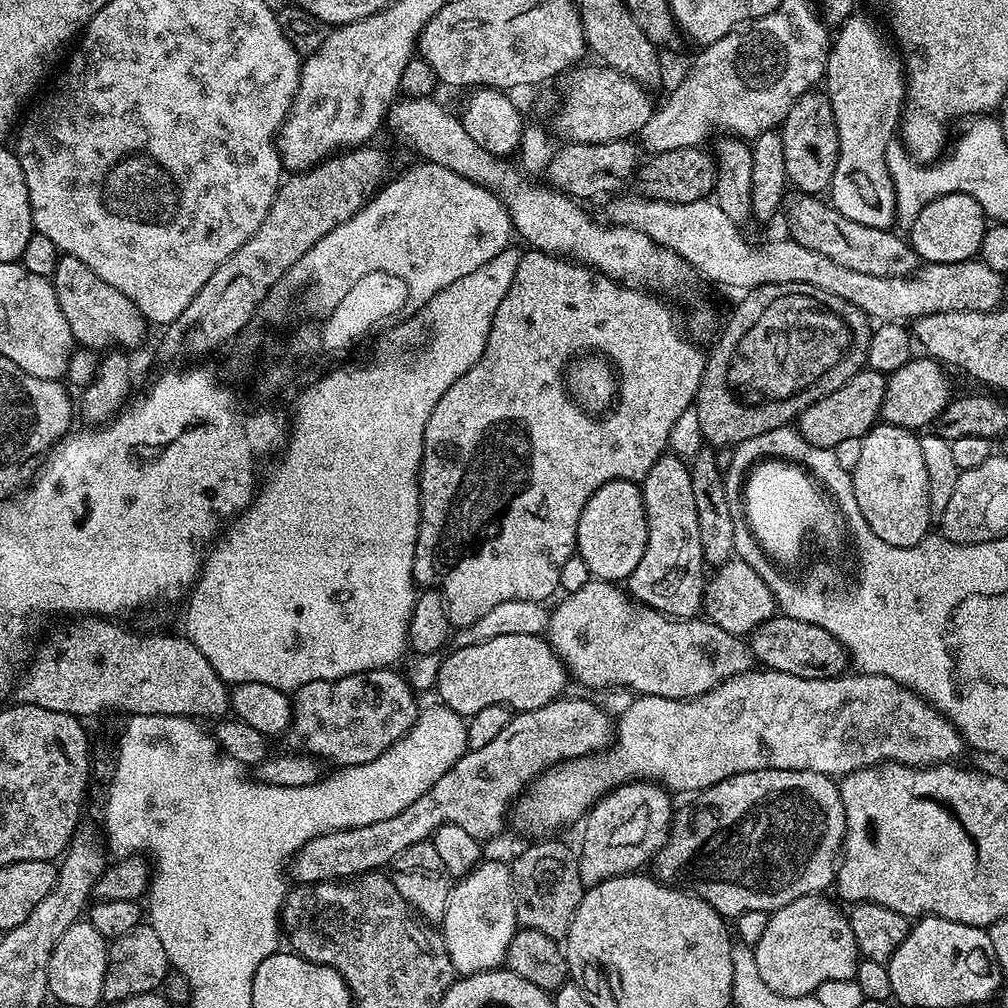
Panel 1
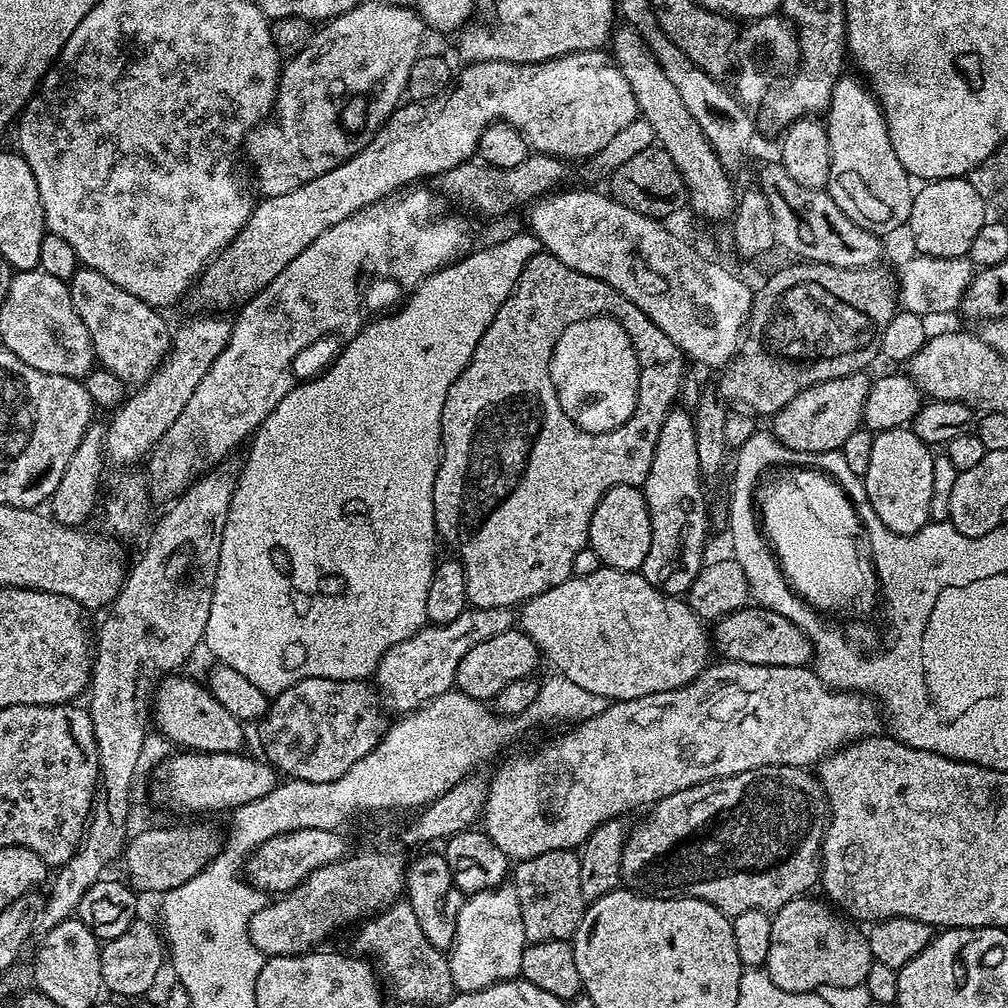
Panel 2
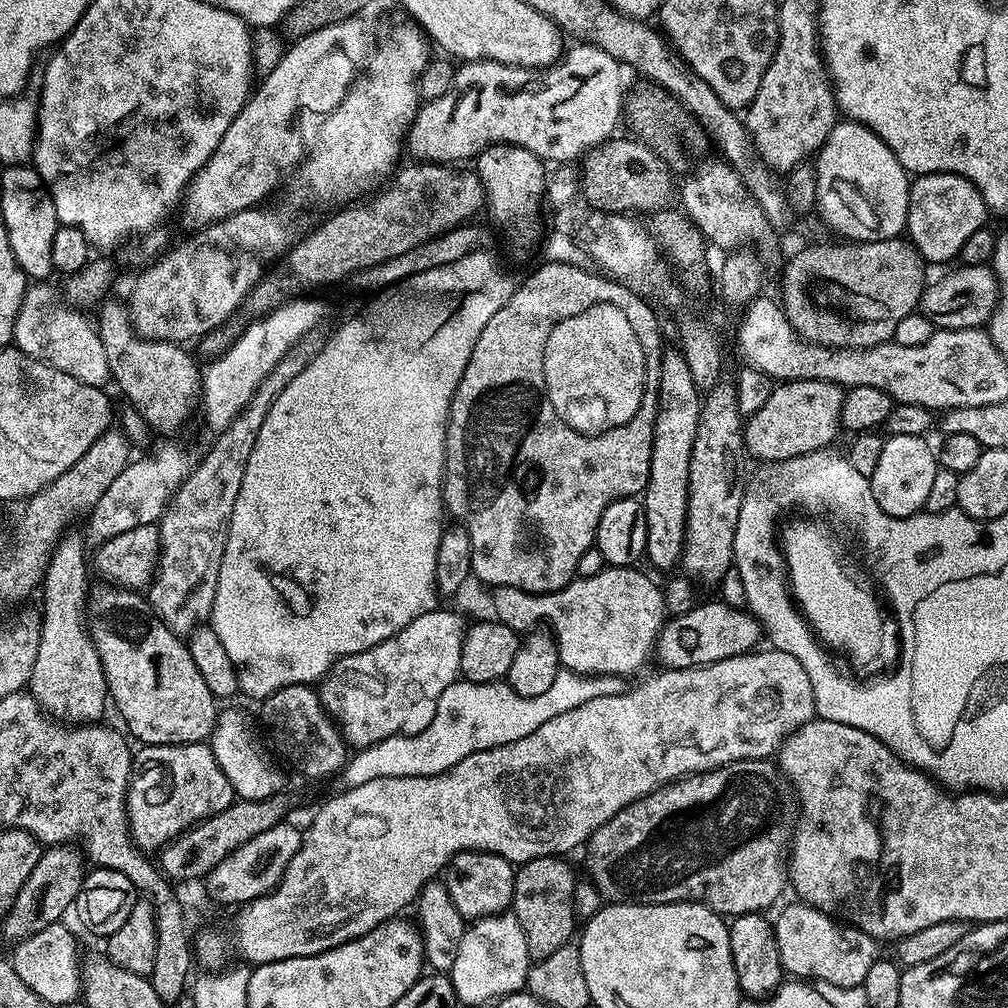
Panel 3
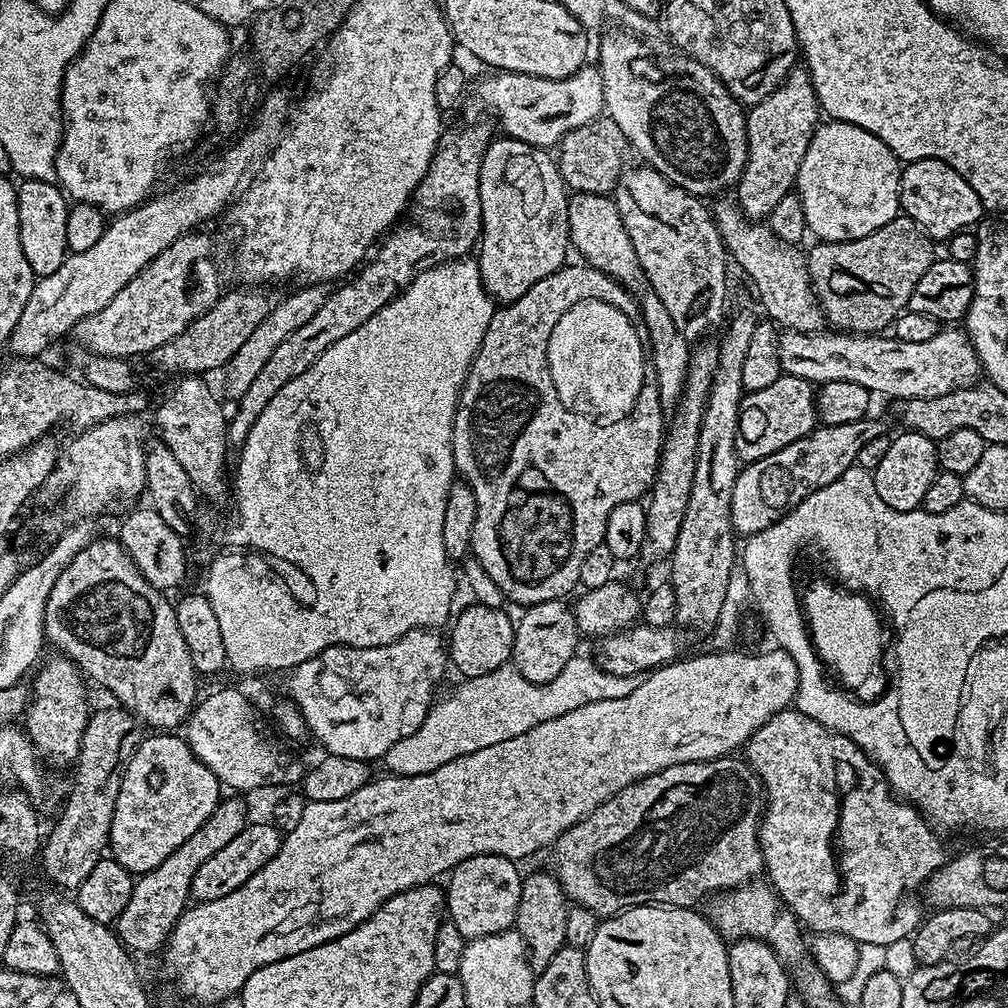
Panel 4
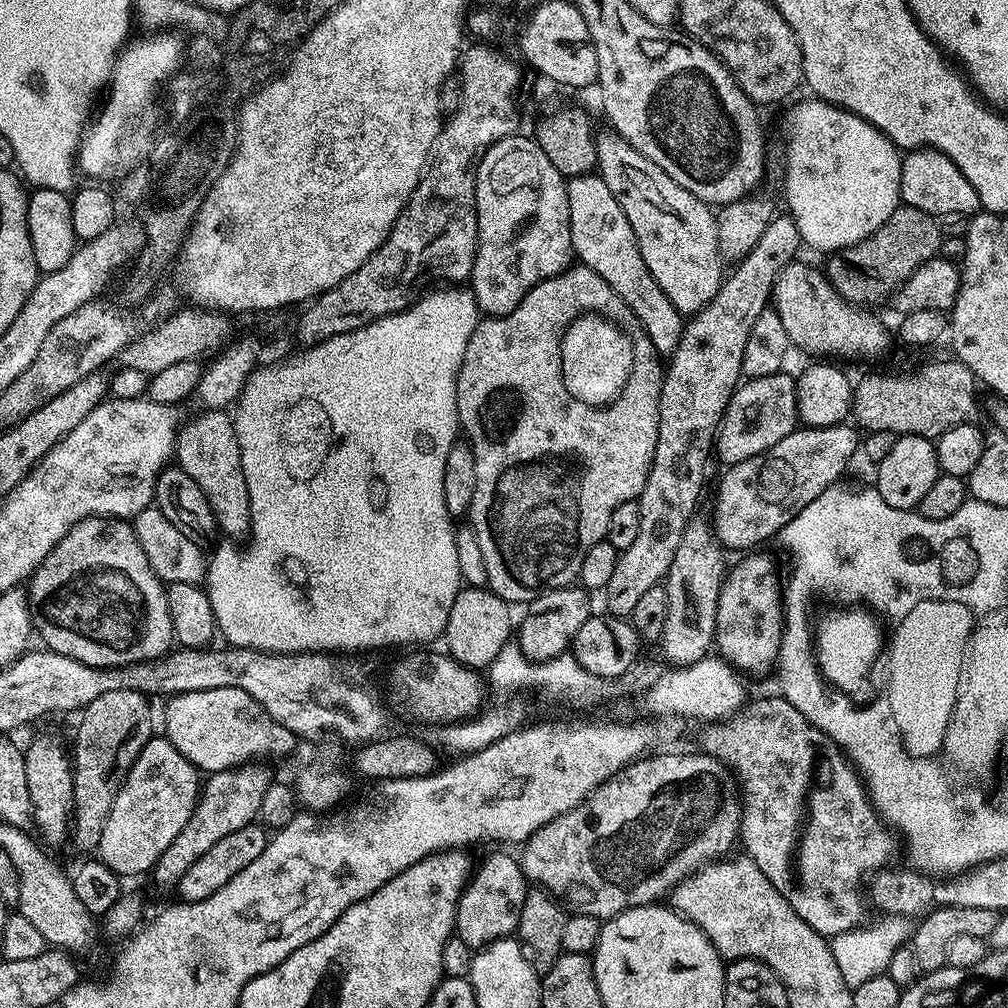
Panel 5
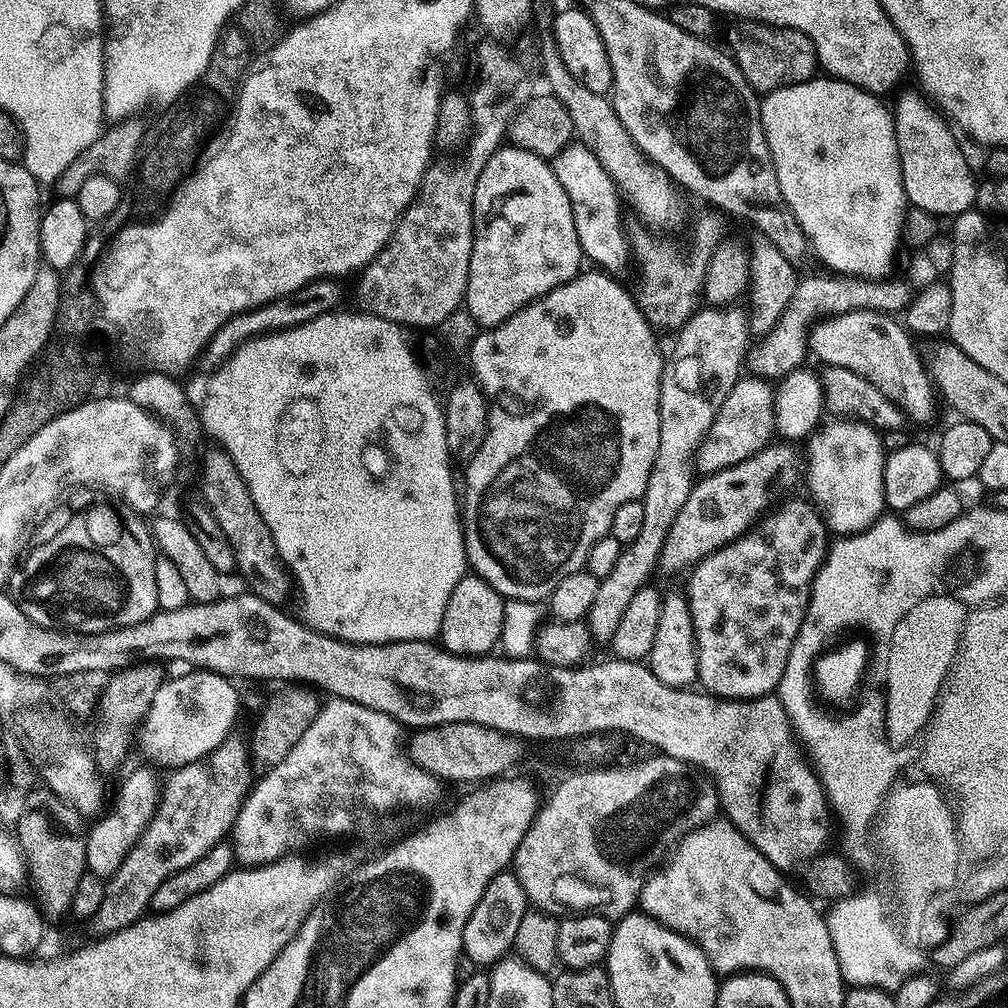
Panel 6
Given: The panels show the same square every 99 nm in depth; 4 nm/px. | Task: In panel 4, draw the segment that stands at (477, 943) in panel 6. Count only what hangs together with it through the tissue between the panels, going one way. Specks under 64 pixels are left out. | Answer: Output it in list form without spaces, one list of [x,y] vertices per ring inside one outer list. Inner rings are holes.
[[[478,854],[474,858],[466,858],[453,868],[446,883],[446,916],[458,926],[458,931],[466,941],[486,938],[490,934],[509,931],[516,923],[518,914],[518,898],[522,898],[522,872],[519,872],[517,861],[508,860],[504,856],[494,854]]]

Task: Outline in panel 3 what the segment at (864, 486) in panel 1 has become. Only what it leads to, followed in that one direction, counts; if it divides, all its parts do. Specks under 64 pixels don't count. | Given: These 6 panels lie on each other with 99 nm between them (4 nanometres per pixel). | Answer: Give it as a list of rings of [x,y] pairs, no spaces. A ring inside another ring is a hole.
[[[888,436],[885,439],[878,466],[870,479],[874,498],[886,514],[912,516],[923,509],[938,467],[937,453],[926,441],[924,436]]]

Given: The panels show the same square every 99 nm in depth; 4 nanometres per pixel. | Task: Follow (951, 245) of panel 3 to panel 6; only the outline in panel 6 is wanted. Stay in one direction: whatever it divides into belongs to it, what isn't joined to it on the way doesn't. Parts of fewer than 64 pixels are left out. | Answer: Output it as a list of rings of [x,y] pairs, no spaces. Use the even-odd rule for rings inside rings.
[[[906,92],[899,96],[895,97],[894,119],[907,203],[913,208],[926,210],[937,218],[961,216],[975,205],[978,180],[972,177],[972,172],[968,169],[968,160],[956,141],[957,133],[950,127],[947,119],[942,120],[942,116],[934,108],[933,111],[916,93]]]

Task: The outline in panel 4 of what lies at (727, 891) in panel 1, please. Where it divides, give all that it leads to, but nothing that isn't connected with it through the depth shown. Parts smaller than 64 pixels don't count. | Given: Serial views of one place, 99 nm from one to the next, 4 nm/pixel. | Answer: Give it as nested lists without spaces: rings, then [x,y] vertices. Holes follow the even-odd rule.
[[[723,756],[717,760],[703,760],[702,762],[682,762],[678,766],[666,766],[666,770],[658,770],[656,774],[650,774],[646,778],[642,778],[638,782],[634,782],[630,786],[626,786],[616,796],[612,796],[606,802],[602,802],[589,816],[584,817],[574,826],[570,826],[570,830],[566,830],[556,839],[556,843],[551,845],[550,853],[552,852],[552,860],[556,863],[554,867],[554,875],[559,880],[560,885],[564,887],[564,893],[568,896],[572,904],[581,904],[590,910],[594,910],[597,917],[607,918],[615,916],[618,912],[623,912],[625,908],[637,908],[643,904],[663,904],[665,906],[675,906],[677,908],[690,908],[699,905],[699,900],[703,901],[705,898],[711,897],[713,894],[721,890],[731,890],[740,887],[741,884],[746,884],[757,879],[756,875],[761,875],[764,872],[764,855],[760,849],[760,822],[764,818],[764,809],[766,807],[766,793],[764,791],[764,783],[760,780],[758,775],[751,766],[749,766],[747,759],[740,758],[736,760],[732,756]]]

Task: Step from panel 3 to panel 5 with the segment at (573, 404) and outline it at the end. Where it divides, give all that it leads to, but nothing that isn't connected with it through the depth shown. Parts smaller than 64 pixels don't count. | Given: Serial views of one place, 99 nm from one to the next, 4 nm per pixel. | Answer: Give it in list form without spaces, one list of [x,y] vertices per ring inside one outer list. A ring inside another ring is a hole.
[[[585,314],[572,323],[563,338],[563,374],[568,392],[584,404],[596,407],[607,405],[619,395],[632,369],[632,347],[620,336],[610,320],[595,314]]]

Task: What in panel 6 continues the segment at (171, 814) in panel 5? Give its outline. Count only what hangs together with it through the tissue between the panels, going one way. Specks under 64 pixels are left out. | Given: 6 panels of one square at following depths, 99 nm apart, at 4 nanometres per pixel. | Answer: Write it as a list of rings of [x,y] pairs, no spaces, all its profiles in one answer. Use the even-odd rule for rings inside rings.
[[[147,767],[134,769],[121,782],[120,793],[117,794],[116,801],[112,804],[112,809],[110,809],[110,804],[107,811],[99,817],[101,820],[93,828],[91,825],[87,829],[87,871],[105,878],[114,875],[118,870],[118,866],[122,866],[126,854],[130,854],[130,850],[139,842],[140,836],[148,828],[148,823],[154,818],[156,807],[160,804],[162,780],[161,777],[156,777],[157,769],[155,767]]]

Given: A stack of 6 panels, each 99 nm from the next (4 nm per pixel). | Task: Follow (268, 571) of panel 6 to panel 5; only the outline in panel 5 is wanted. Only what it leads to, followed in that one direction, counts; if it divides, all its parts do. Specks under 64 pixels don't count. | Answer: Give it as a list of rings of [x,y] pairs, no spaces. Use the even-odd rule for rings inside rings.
[[[208,410],[197,420],[183,425],[176,440],[175,463],[206,494],[210,510],[214,510],[217,529],[232,540],[240,540],[252,530],[250,518],[250,490],[246,490],[246,474],[242,470],[240,447],[233,417],[224,410]]]

